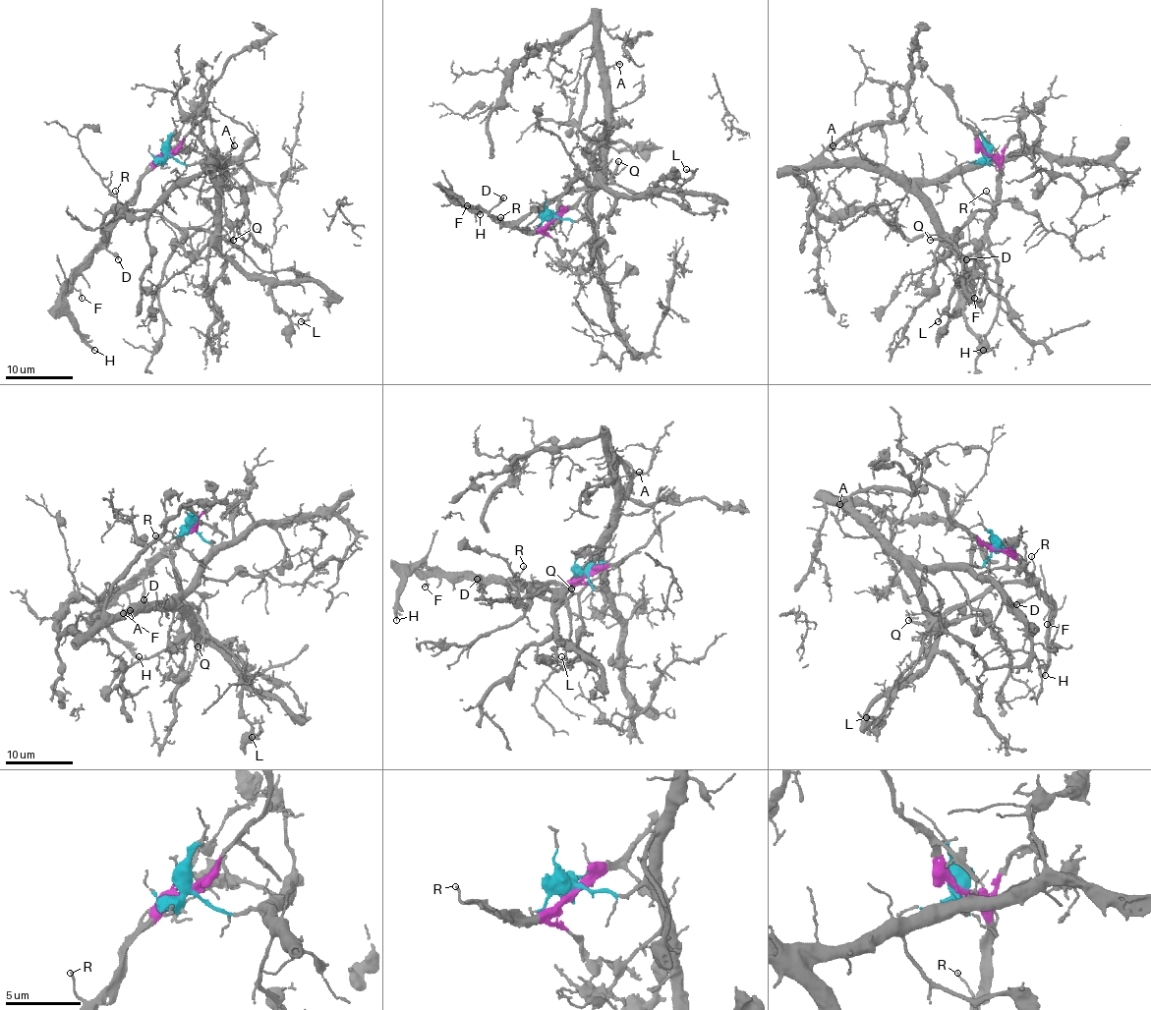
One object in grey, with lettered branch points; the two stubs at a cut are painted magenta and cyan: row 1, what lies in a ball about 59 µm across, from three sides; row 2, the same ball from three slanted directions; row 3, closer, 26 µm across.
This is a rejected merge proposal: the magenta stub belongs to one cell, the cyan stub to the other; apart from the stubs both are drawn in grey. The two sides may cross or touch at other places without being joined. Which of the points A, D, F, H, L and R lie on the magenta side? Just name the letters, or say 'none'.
D, F, H, R

